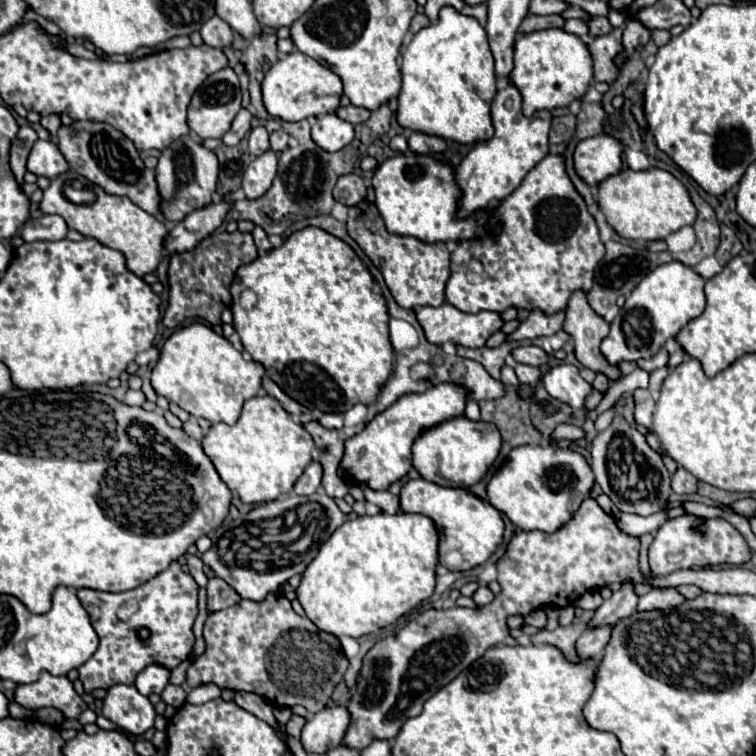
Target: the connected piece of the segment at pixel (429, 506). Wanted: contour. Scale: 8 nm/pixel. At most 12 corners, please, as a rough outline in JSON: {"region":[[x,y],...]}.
{"region":[[417,478],[401,512],[439,530],[439,564],[483,564],[503,540],[501,512],[465,488]]}

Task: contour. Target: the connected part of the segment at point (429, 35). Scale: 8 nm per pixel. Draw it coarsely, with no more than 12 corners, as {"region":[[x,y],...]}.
{"region":[[475,18],[407,44],[399,126],[493,138],[497,76]]}

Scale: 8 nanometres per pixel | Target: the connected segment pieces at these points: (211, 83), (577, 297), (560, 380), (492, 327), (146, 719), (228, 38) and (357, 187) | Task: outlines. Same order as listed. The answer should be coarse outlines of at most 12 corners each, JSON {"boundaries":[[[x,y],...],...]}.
{"boundaries":[[[233,68],[211,74],[193,94],[187,124],[221,138],[241,110]],[[585,292],[571,296],[563,332],[585,368],[609,380],[621,378],[609,366],[601,342],[609,322],[589,306]],[[573,364],[553,366],[543,386],[555,400],[585,408],[593,386]],[[449,302],[417,310],[431,344],[485,346],[501,330],[495,312],[465,314]],[[127,684],[109,688],[103,716],[131,734],[155,722],[149,698]],[[217,16],[199,32],[203,42],[225,48],[233,42],[231,26]],[[345,174],[333,194],[345,206],[357,206],[367,186],[361,176]]]}

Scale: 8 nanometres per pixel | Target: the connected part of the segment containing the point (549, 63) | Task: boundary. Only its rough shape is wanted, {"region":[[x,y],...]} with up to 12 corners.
{"region":[[559,28],[515,40],[523,114],[579,100],[593,60]]}

